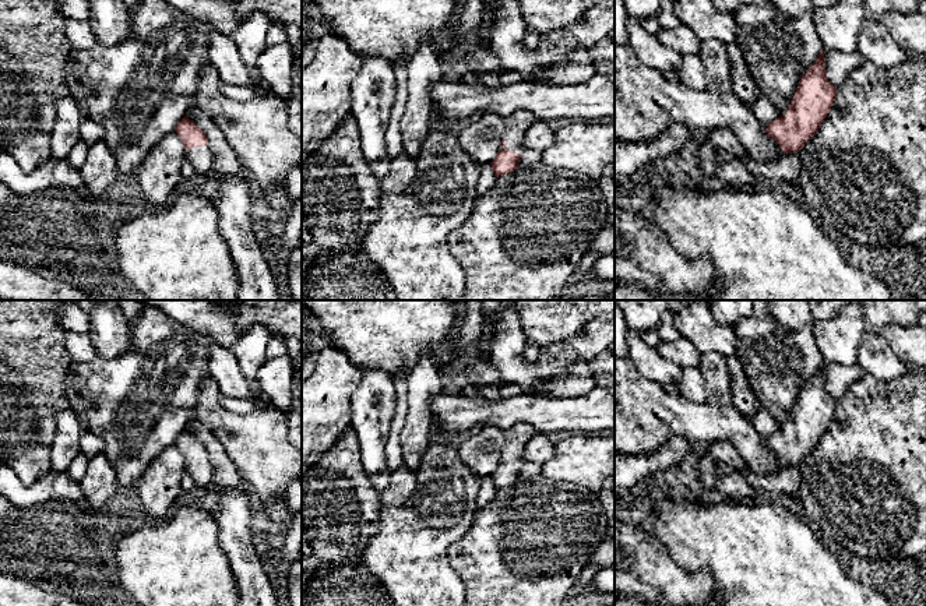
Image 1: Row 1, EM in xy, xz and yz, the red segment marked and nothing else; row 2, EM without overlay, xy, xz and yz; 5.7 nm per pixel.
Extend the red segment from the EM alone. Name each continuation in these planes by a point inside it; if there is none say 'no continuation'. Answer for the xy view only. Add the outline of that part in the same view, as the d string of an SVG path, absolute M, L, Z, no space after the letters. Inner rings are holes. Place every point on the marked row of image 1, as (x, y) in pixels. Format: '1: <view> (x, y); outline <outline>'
1: xy (201, 158); outline M203 145L203 147L186 149L186 158L194 166L197 175L203 176L211 169L214 155L210 145Z

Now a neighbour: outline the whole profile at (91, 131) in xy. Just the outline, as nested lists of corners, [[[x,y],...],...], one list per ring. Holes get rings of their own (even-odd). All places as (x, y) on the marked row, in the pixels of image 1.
[[[85,117],[80,126],[80,140],[85,145],[91,147],[103,138],[105,138],[103,127],[95,120]]]

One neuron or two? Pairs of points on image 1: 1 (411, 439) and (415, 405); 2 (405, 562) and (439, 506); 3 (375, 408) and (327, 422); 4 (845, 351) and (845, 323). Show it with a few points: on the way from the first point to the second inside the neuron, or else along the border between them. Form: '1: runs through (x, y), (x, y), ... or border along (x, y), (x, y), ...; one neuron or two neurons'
1: runs through (415, 430), (415, 414); one neuron
2: runs through (411, 548), (412, 541), (433, 520); one neuron
3: border along (359, 383), (351, 397), (349, 425); two neurons
4: runs through (845, 344), (845, 330); one neuron

